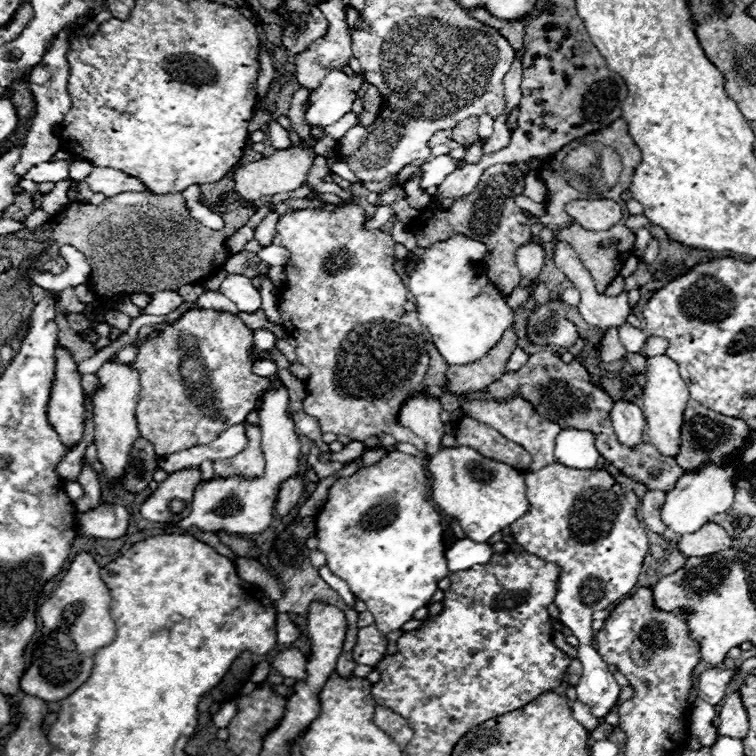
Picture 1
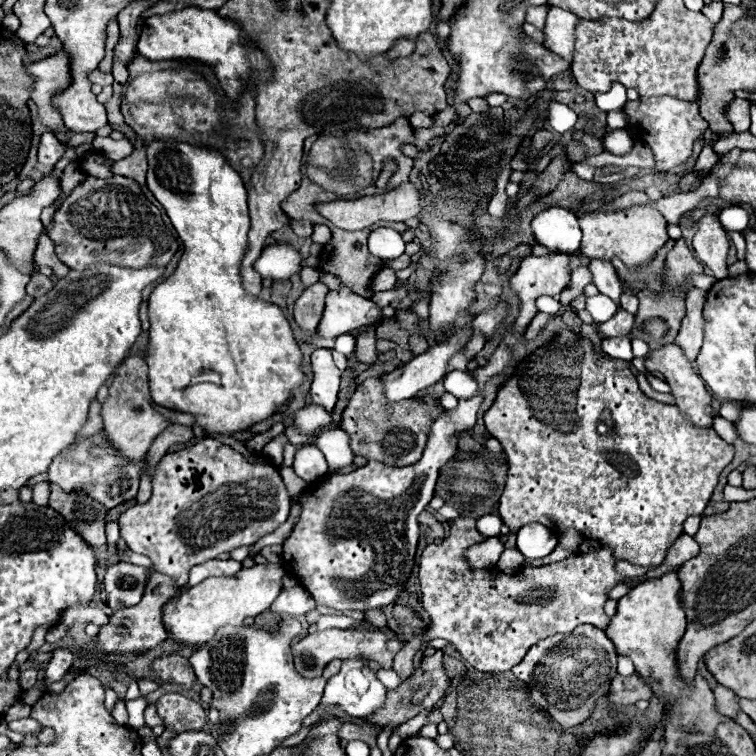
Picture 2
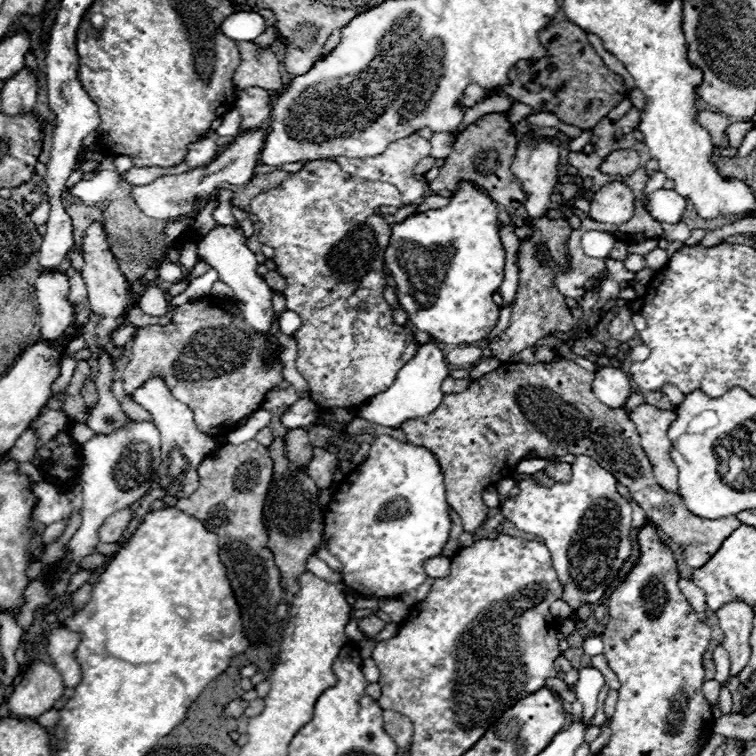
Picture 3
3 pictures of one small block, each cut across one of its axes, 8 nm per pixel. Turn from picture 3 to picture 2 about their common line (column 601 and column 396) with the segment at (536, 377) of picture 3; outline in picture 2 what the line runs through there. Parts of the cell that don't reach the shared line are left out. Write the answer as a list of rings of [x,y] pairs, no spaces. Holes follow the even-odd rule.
[[[382,378],[364,380],[352,394],[346,410],[342,412],[342,428],[352,438],[352,450],[356,456],[366,456],[368,460],[380,460],[390,466],[414,464],[428,442],[432,424],[446,414],[444,408],[436,404],[432,396],[408,398],[402,402],[390,402],[384,394]]]

